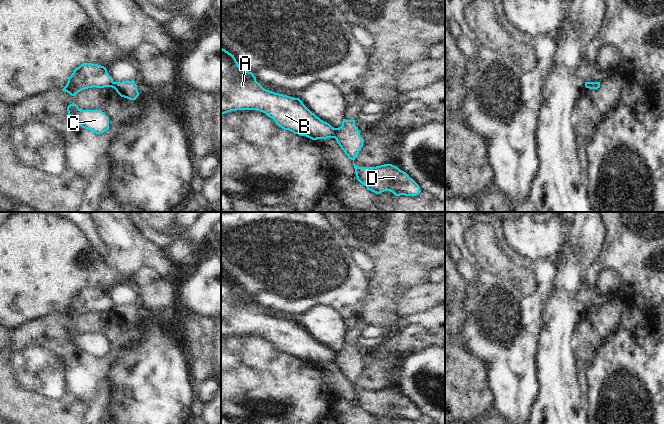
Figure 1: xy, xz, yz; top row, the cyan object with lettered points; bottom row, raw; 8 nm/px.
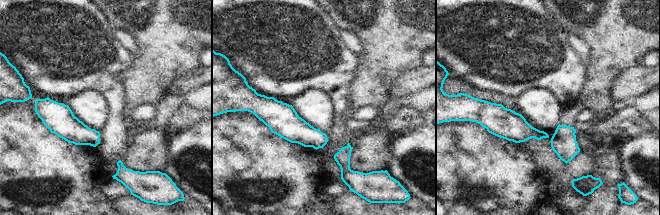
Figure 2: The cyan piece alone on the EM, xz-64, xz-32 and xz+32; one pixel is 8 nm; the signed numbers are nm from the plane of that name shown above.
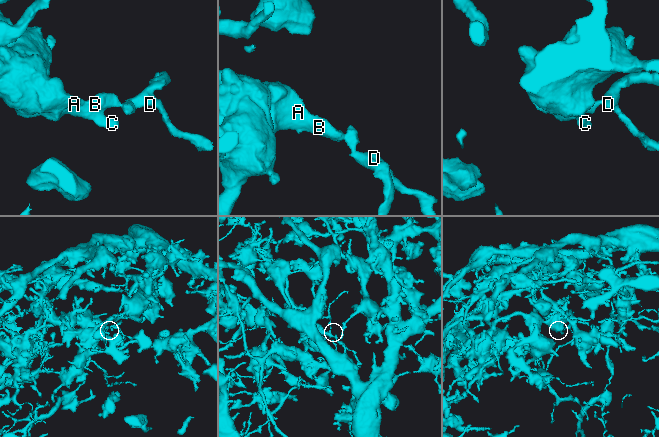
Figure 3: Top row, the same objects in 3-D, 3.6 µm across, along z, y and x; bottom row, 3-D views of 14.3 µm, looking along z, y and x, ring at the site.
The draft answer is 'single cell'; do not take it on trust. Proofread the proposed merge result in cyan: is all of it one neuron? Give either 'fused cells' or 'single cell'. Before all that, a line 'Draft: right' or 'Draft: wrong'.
Draft: wrong
fused cells

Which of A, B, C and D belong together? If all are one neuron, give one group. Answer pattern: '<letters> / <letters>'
A B C / D

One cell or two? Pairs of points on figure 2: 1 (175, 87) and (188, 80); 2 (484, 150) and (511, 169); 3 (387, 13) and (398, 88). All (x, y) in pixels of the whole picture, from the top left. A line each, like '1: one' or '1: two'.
1: one
2: one
3: two

